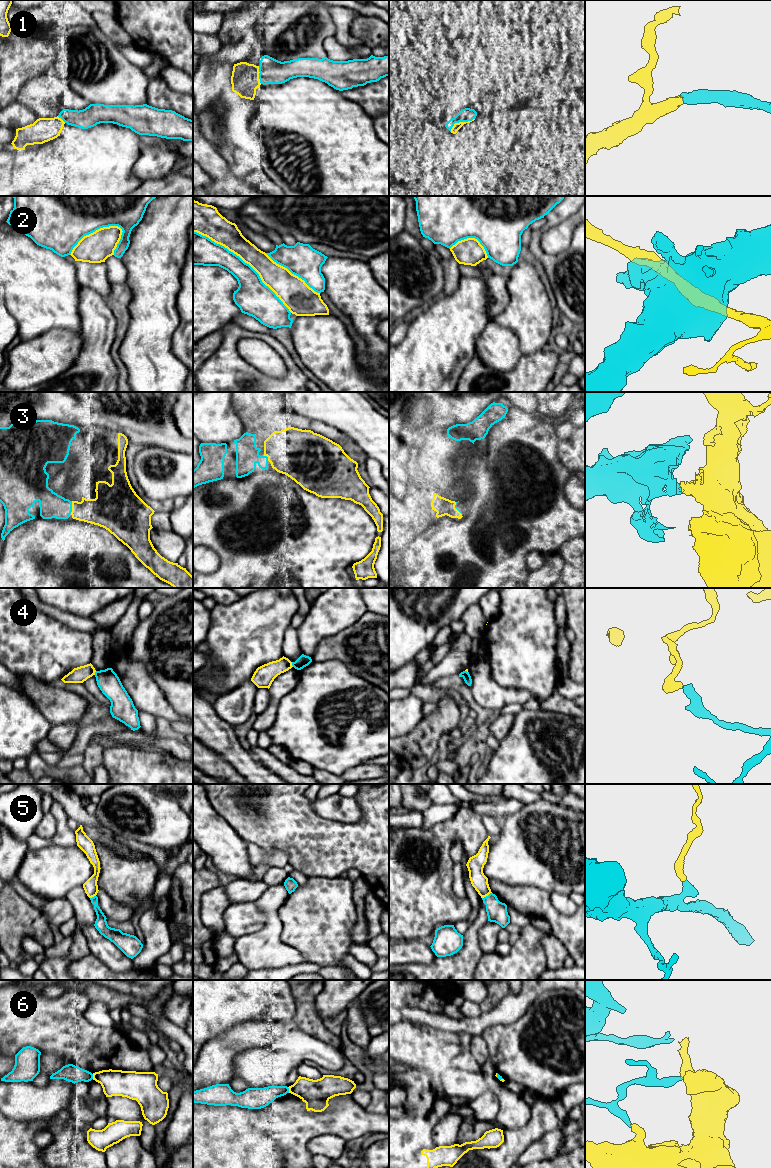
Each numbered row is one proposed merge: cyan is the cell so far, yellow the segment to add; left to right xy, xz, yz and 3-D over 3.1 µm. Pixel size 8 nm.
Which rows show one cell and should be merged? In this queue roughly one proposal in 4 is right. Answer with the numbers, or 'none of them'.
1, 3

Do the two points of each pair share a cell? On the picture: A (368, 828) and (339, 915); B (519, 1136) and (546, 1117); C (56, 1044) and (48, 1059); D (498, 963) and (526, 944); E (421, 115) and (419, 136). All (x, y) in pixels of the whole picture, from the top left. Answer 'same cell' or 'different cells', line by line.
A: different cells
B: same cell
C: different cells
D: same cell
E: different cells

